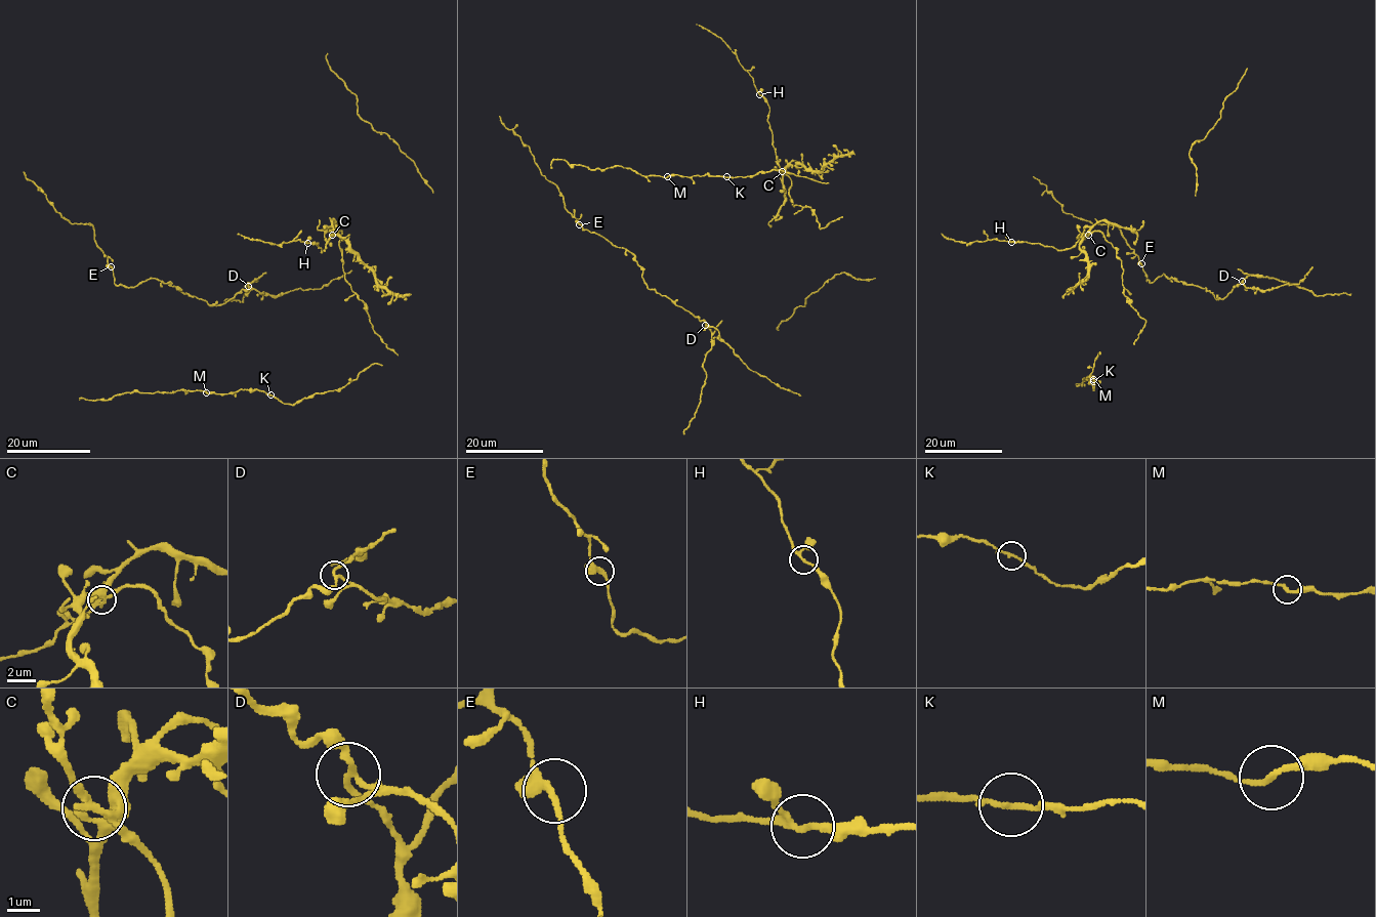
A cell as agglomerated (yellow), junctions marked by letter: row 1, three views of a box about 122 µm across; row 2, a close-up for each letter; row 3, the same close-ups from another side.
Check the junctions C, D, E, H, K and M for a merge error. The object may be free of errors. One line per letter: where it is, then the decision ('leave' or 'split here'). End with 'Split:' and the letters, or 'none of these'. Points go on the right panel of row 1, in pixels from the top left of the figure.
C: (1088, 235) | leave
D: (1242, 281) | split here
E: (1141, 263) | leave
H: (1011, 242) | leave
K: (1093, 381) | leave
M: (1093, 379) | leave
Split: D

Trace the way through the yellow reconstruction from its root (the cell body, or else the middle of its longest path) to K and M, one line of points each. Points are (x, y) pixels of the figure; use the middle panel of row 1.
K: (765, 172), (725, 176)
M: (765, 172), (734, 177), (667, 176)

